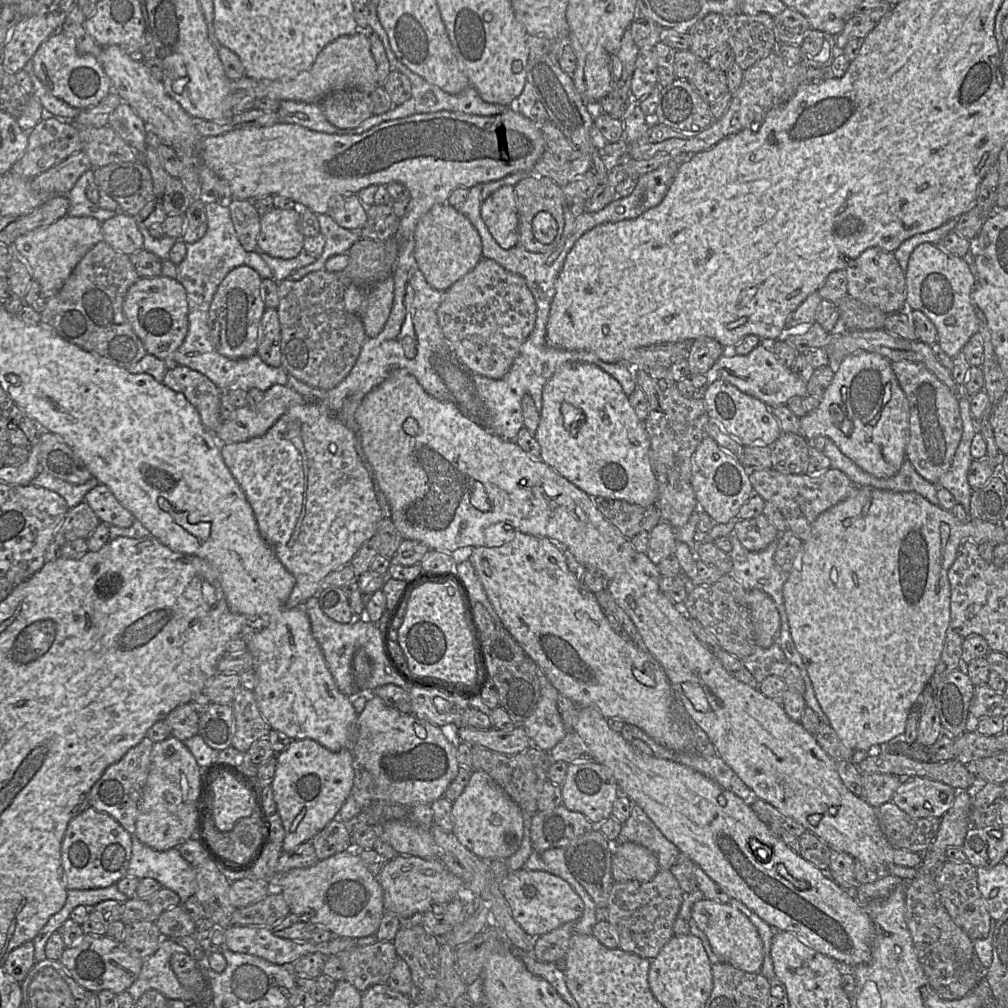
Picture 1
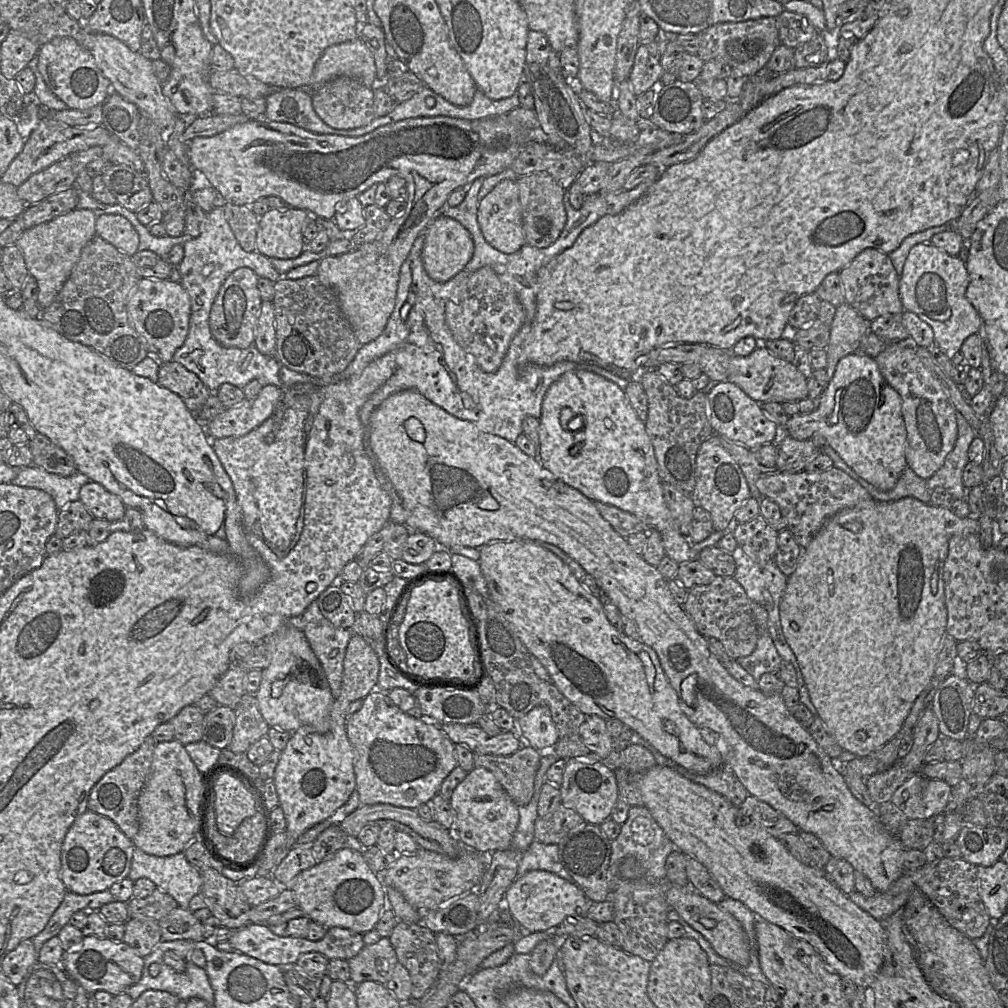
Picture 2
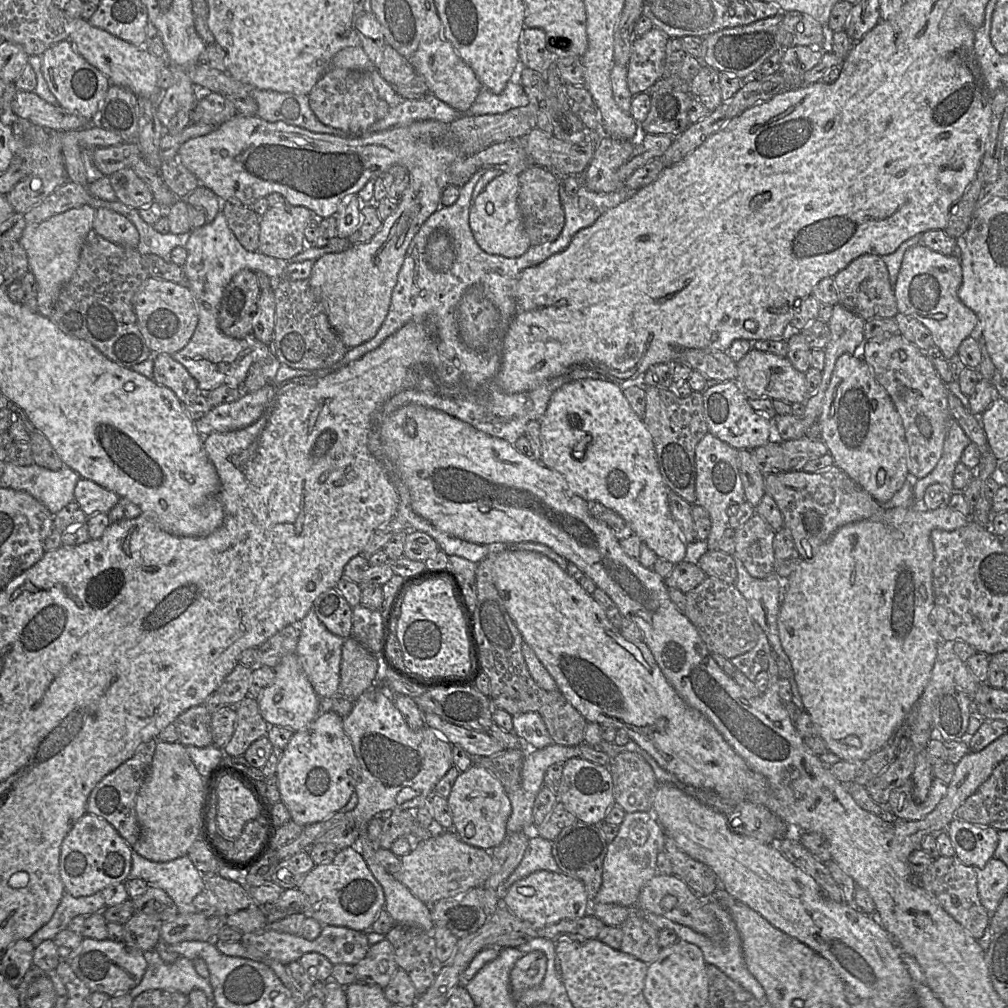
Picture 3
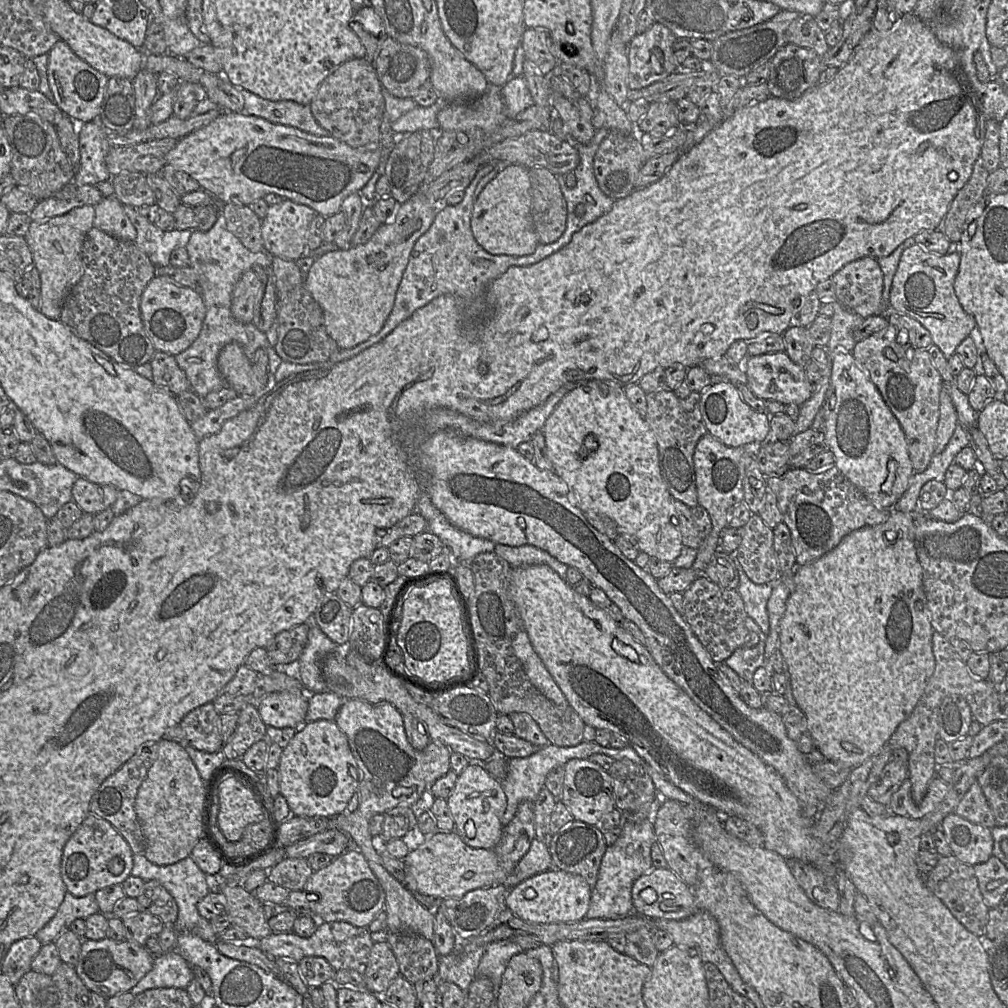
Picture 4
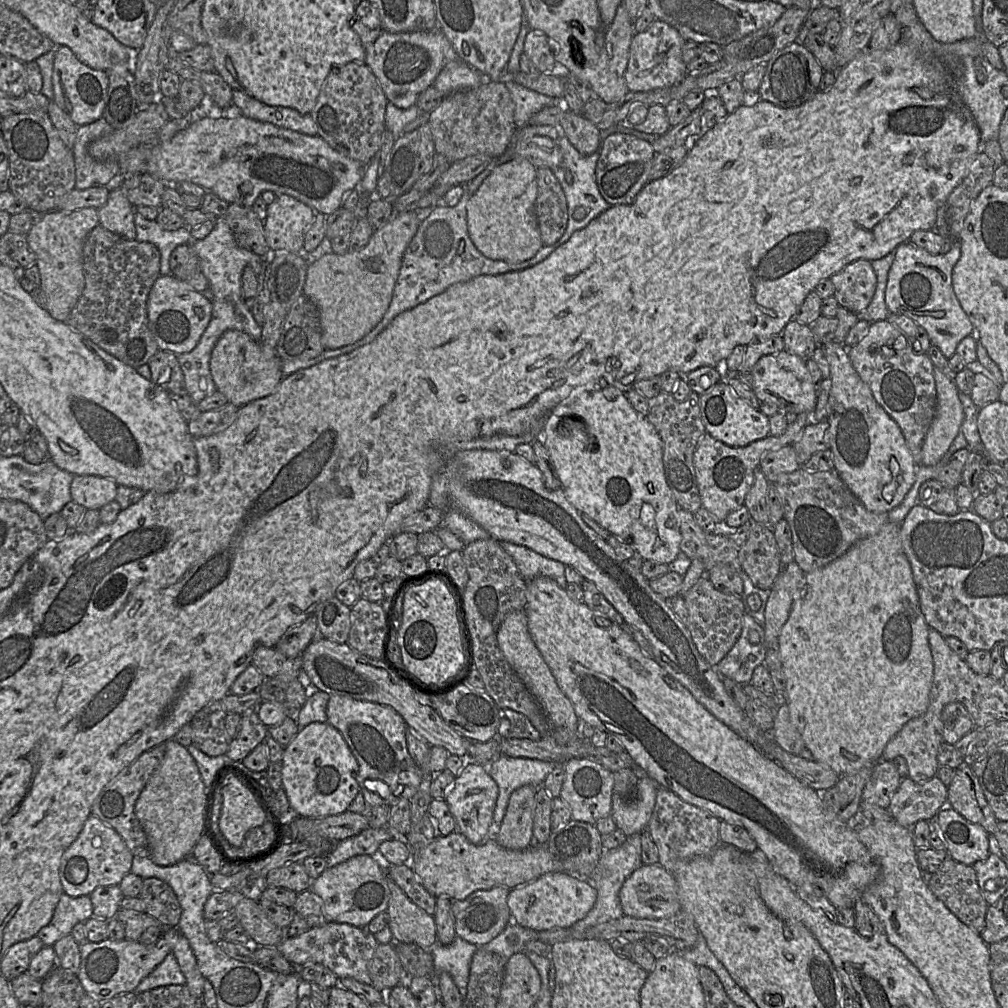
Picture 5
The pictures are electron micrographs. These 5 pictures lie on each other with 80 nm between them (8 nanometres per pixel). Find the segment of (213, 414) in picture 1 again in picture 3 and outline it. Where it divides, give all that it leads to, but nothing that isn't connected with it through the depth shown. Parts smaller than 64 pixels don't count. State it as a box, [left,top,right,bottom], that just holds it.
[153,354,201,403]

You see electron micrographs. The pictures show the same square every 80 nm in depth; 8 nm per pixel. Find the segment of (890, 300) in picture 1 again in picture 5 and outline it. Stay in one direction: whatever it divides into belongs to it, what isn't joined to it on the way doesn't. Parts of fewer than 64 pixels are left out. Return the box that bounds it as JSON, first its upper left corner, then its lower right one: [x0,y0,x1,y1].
[830,259,877,313]

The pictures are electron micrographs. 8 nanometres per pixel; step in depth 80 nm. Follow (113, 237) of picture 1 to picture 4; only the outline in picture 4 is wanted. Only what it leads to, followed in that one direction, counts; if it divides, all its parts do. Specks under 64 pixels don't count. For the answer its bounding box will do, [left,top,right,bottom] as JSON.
[93,195,137,242]

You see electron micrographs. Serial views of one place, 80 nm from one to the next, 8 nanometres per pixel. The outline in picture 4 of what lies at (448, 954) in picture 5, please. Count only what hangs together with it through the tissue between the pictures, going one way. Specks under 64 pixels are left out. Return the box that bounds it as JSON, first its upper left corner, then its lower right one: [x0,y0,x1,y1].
[438,948,484,994]

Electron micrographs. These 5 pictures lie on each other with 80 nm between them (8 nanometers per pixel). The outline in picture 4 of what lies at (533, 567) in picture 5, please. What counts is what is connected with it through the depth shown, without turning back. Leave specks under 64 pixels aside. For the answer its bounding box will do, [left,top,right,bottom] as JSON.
[494,544,568,582]

